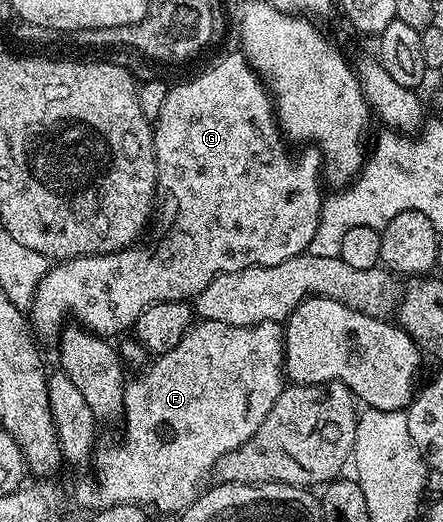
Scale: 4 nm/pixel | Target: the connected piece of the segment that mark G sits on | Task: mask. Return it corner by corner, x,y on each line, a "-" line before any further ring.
235,54
226,56
219,64
211,66
207,72
186,80
183,84
173,85
170,88
168,98
164,98
164,106
160,110
158,119
153,121
154,129
154,157
156,158
156,224
158,220
158,240
146,244
143,248
131,246
122,248
118,252
109,252
99,256
81,256
75,260
63,260
55,263
39,282
35,292
34,303
28,309
28,319
33,331
39,337
54,336
61,333
67,323
66,315
75,316
81,327
89,328
97,336
114,338
117,332
133,329
134,323
140,318
142,311
148,306
159,304
165,300
179,302
189,301
198,296
208,282
212,282
220,274
225,272
242,272
246,268
256,266
276,266
276,262
288,262
288,258
303,255
309,249
312,242
312,234
316,234
316,226
322,217
322,202
324,199
324,180
320,175
323,167
322,153
313,146
301,149
299,156
293,156
286,147
287,141
278,130
278,122
274,114
272,97
262,82
261,76
251,68
245,56

